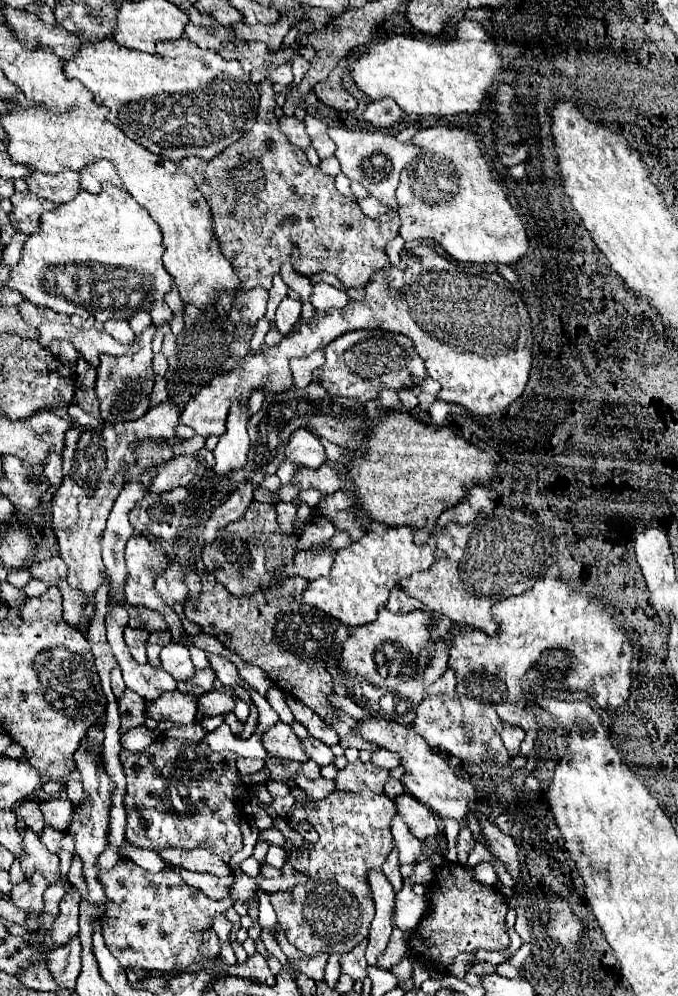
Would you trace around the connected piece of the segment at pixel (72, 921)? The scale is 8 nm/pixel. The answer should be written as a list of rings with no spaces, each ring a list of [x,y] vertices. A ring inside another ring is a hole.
[[[73,887],[71,893],[61,899],[61,905],[59,905],[61,911],[57,915],[53,931],[49,933],[49,937],[45,937],[45,941],[39,945],[39,949],[53,949],[57,945],[65,945],[65,941],[69,941],[69,937],[77,935],[77,931],[79,931],[79,927],[77,927],[79,901],[81,901],[81,893],[77,891],[77,887]]]

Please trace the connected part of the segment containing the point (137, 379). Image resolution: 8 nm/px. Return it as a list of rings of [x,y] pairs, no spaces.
[[[151,325],[139,335],[139,349],[123,355],[123,357],[109,357],[101,355],[101,365],[97,367],[97,399],[101,403],[101,417],[109,423],[115,421],[135,421],[141,419],[149,411],[149,397],[155,385],[155,371],[151,369],[153,353],[151,353],[151,341],[155,337],[157,327]]]

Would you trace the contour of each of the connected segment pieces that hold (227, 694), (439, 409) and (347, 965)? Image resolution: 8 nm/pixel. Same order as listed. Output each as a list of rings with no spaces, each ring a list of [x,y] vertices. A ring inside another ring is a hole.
[[[231,689],[225,691],[207,691],[199,697],[199,711],[203,717],[215,717],[233,711],[233,697],[237,697]]]
[[[435,401],[431,407],[429,407],[429,415],[431,415],[431,421],[437,423],[437,425],[443,425],[445,419],[449,419],[451,415],[451,403],[445,403],[445,401]]]
[[[363,939],[355,949],[341,955],[341,971],[347,973],[353,979],[365,979],[367,977],[367,961],[365,961],[365,947],[367,939]]]

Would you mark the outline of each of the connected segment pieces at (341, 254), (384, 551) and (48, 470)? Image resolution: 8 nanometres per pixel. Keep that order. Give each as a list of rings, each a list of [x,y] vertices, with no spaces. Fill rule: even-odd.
[[[263,79],[259,83],[259,93],[261,105],[257,123],[249,133],[245,133],[245,137],[241,137],[241,141],[235,141],[233,145],[229,145],[229,149],[225,149],[225,153],[219,153],[209,161],[189,157],[179,163],[179,167],[195,181],[197,189],[209,203],[213,215],[213,231],[219,241],[221,253],[233,265],[233,271],[239,277],[237,289],[217,293],[217,305],[223,307],[225,313],[229,313],[237,293],[255,287],[271,289],[273,275],[279,275],[281,265],[285,263],[293,265],[293,269],[305,277],[311,277],[319,271],[329,271],[337,275],[345,287],[365,287],[377,271],[389,267],[385,245],[393,237],[397,237],[401,225],[397,213],[385,213],[377,219],[371,219],[363,215],[357,203],[343,197],[335,189],[333,177],[323,175],[319,167],[313,167],[305,151],[297,145],[291,145],[289,139],[281,133],[277,123],[279,119],[273,113],[277,107],[273,81]]]
[[[391,527],[379,535],[367,533],[351,547],[339,549],[331,573],[309,581],[301,599],[351,629],[361,627],[377,619],[377,607],[387,603],[391,589],[395,589],[401,579],[407,579],[417,571],[431,569],[431,565],[442,555],[443,551],[433,550],[429,545],[415,545],[411,527]]]
[[[51,457],[49,463],[45,465],[45,477],[51,487],[61,485],[61,457]]]

